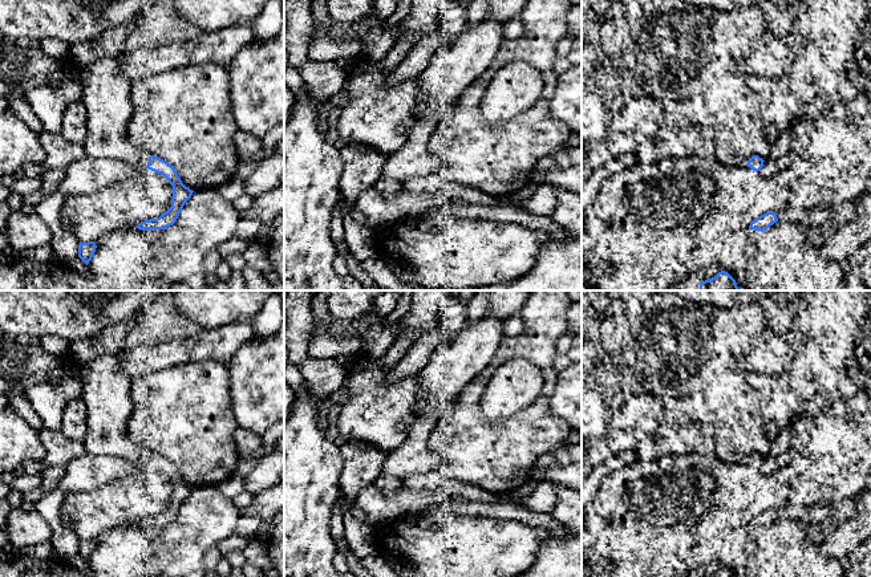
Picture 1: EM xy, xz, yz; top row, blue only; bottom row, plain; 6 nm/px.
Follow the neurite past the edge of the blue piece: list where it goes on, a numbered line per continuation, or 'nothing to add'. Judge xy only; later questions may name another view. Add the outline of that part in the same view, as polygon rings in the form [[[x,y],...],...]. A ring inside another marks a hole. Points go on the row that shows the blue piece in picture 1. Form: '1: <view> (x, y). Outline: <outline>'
1: xy (106, 89). Outline: [[[122,54],[97,58],[80,69],[81,102],[86,109],[85,153],[146,167],[149,154],[129,143],[126,126],[133,111],[133,82],[125,73]]]

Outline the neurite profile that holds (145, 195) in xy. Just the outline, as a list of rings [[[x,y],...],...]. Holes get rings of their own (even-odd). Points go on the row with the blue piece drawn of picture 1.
[[[143,167],[98,192],[65,196],[61,218],[72,225],[78,241],[96,241],[105,232],[159,218],[171,207],[171,198],[169,180]]]

